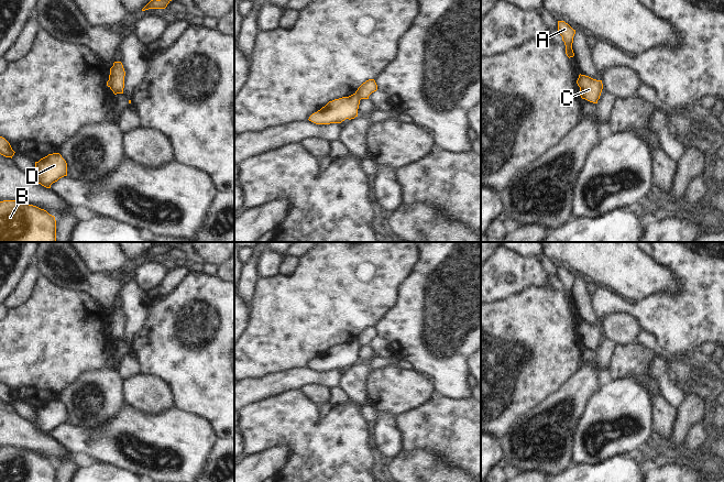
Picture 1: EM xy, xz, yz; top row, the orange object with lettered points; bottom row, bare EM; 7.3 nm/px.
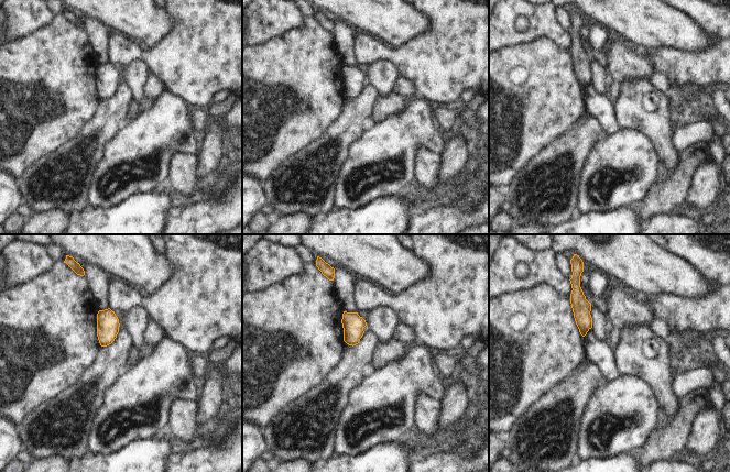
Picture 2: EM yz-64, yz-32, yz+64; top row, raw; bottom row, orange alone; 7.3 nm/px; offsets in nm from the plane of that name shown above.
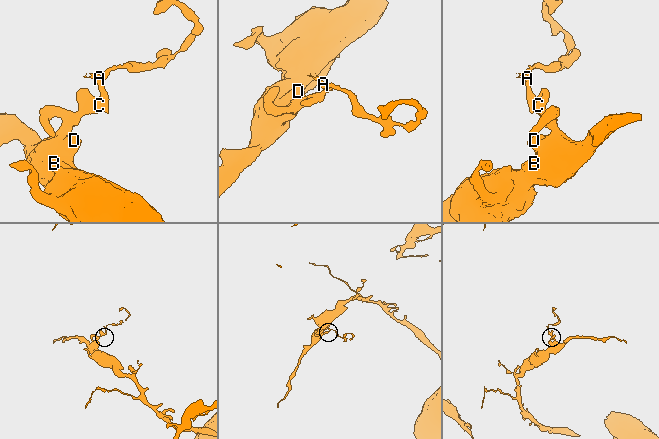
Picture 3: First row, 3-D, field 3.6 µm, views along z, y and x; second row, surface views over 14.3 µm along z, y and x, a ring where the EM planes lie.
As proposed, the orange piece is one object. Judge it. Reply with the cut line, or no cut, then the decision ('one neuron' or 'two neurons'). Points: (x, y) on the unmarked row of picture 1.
cut in xz along (355, 339), (360, 346); two neurons

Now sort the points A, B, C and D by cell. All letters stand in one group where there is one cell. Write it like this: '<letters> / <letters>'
A / B C D

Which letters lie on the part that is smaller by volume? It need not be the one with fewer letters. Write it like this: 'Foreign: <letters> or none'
Foreign: A

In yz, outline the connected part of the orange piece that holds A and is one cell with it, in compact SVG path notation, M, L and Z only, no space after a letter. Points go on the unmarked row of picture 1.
M558 267L558 278L562 283L562 287L564 288L567 303L569 305L573 304L574 299L572 296L572 289L573 289L573 283L575 281L575 276L573 276L564 267Z

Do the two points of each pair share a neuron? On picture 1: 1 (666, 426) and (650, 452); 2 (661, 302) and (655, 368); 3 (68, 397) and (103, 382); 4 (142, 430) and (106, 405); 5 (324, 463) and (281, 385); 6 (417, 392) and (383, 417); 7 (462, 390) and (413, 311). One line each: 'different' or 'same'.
1: different
2: different
3: same
4: different
5: different
6: different
7: same

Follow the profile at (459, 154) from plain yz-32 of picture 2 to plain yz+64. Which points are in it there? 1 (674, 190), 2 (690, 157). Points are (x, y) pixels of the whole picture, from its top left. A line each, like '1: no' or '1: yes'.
1: yes
2: yes

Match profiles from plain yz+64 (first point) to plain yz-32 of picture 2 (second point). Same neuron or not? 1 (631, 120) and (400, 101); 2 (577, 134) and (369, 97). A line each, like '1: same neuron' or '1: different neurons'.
1: same neuron
2: same neuron

